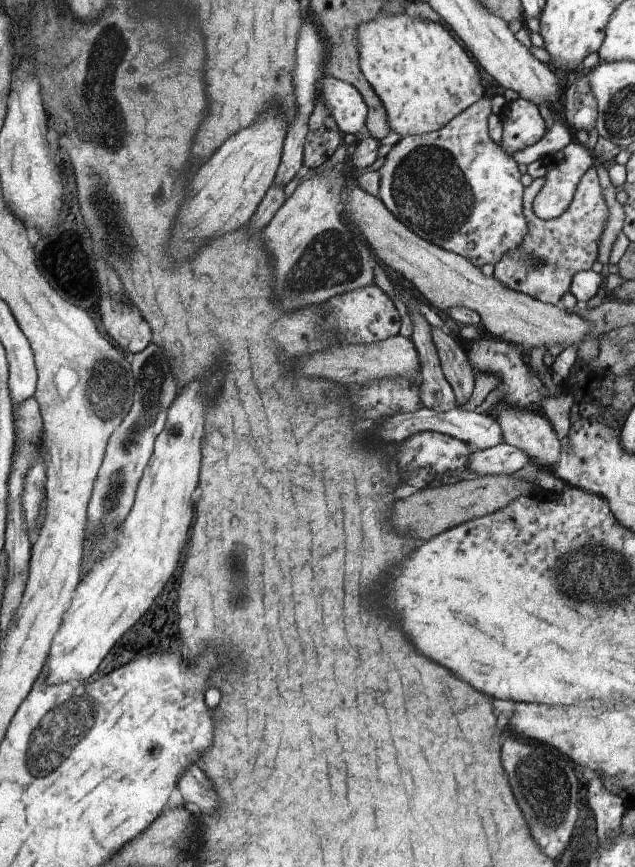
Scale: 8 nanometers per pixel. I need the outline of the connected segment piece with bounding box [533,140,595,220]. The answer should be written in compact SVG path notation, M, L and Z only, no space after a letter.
M572 140L564 148L545 159L547 172L544 178L546 178L546 182L533 200L533 211L538 218L544 220L558 218L567 209L567 206L570 206L582 175L595 164L594 156L590 154L592 152L587 147Z

